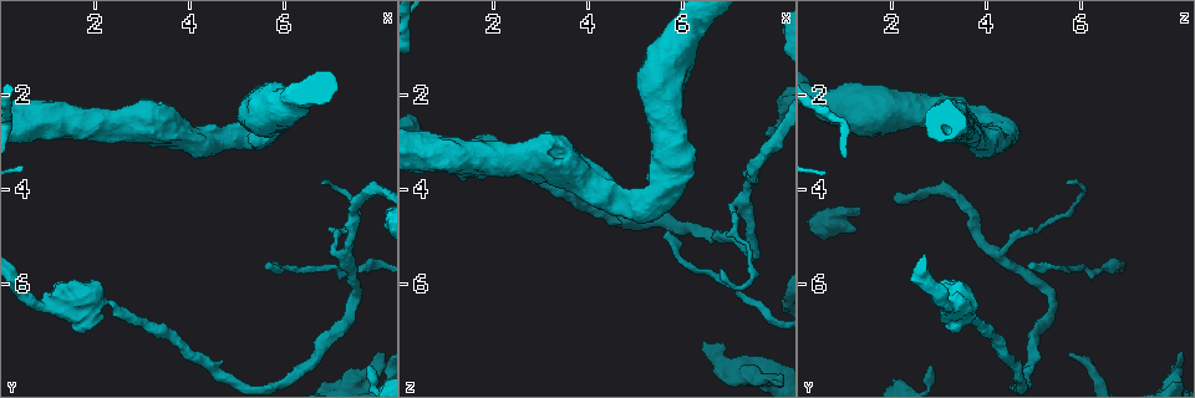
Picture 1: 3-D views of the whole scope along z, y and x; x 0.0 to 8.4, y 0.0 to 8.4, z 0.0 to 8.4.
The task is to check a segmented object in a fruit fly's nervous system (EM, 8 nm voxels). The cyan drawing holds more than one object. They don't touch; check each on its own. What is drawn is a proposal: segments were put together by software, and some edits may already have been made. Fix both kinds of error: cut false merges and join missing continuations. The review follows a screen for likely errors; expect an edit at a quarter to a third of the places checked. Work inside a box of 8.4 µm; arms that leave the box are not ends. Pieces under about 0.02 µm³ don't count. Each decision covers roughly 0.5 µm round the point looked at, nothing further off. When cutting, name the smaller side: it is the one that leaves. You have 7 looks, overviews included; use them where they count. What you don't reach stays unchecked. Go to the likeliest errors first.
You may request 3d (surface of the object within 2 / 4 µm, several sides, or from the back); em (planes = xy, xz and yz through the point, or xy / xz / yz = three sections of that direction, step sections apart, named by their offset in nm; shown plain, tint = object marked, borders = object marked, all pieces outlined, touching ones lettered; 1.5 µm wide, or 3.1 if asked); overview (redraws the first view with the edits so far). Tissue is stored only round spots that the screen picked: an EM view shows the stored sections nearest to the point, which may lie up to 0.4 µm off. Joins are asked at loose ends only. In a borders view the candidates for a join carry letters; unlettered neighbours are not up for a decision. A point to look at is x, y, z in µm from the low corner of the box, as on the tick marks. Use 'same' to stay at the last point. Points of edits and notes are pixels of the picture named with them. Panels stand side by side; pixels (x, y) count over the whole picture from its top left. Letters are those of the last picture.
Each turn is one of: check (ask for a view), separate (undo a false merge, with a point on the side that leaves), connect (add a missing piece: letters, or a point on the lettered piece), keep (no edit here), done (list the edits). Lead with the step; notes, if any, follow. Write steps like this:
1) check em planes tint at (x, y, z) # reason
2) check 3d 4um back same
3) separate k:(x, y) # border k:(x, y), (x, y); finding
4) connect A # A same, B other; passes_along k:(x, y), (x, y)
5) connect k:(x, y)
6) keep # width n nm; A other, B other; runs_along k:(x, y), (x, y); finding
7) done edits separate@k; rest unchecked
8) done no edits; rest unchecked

check 3d 2um at (7.80, 7.75, 2.85) # long arm stops here

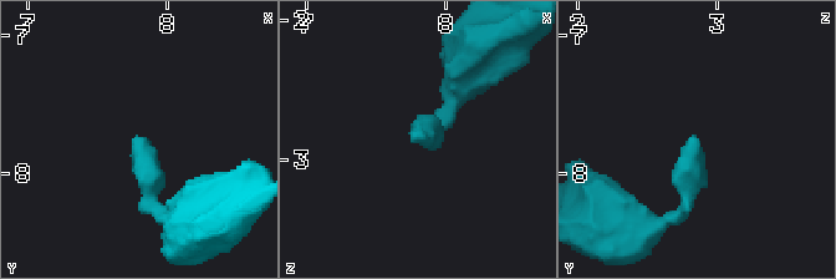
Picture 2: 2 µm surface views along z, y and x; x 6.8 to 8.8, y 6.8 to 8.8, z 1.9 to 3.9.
check em planes plain at (7.74, 7.74, 2.86)

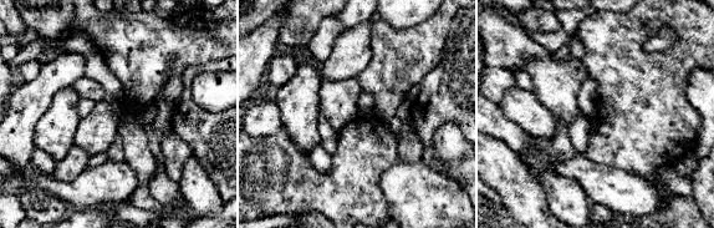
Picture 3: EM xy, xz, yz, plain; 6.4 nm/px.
check em planes borders same

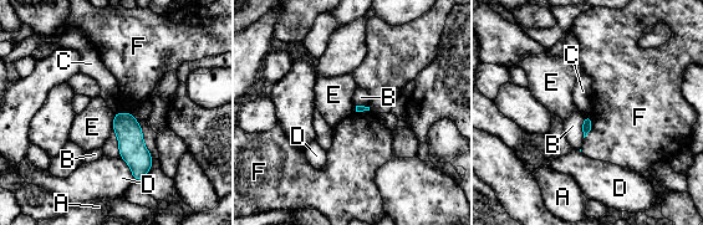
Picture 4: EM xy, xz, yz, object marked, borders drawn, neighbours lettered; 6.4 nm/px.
keep # A other, B other, C other, D other, E other, F other; border 4:(113, 131), (120, 156); none of them fits

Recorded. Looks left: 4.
check em planes borders at (2.15, 6.90, 3.45)

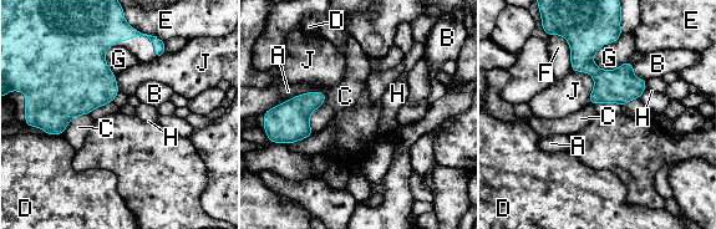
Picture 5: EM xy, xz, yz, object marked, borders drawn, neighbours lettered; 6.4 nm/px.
keep # A other, B other, C other, D other, E other, F other, G other, H other, J other; border 5:(648, 80), (644, 90); none of them fits

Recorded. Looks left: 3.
check em yz step 4 tint at (7.20, 5.40, 4.40) # three-way junction

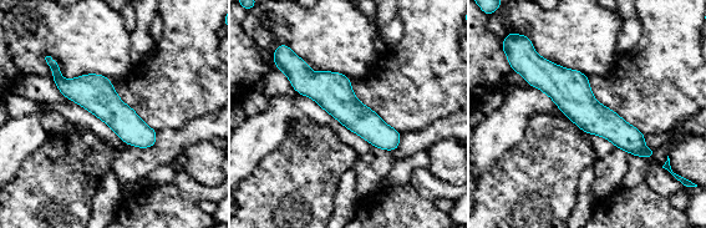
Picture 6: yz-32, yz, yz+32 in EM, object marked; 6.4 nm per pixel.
check em xz step 4 borders same # cut it another way

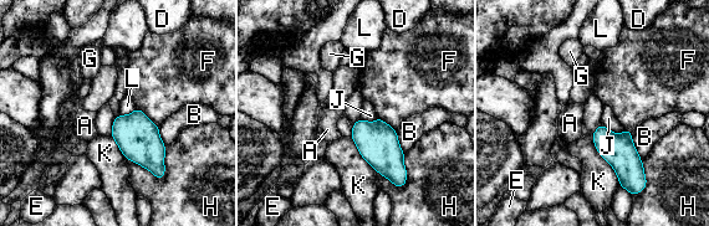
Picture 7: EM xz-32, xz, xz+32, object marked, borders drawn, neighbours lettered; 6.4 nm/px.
keep # A other, B other, D other, E other, F other, G other, H other, J other, K other, L other; border 7:(123, 155), (158, 179), (164, 178); continuous, no second neuron

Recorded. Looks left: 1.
done no edits; rest unchecked

